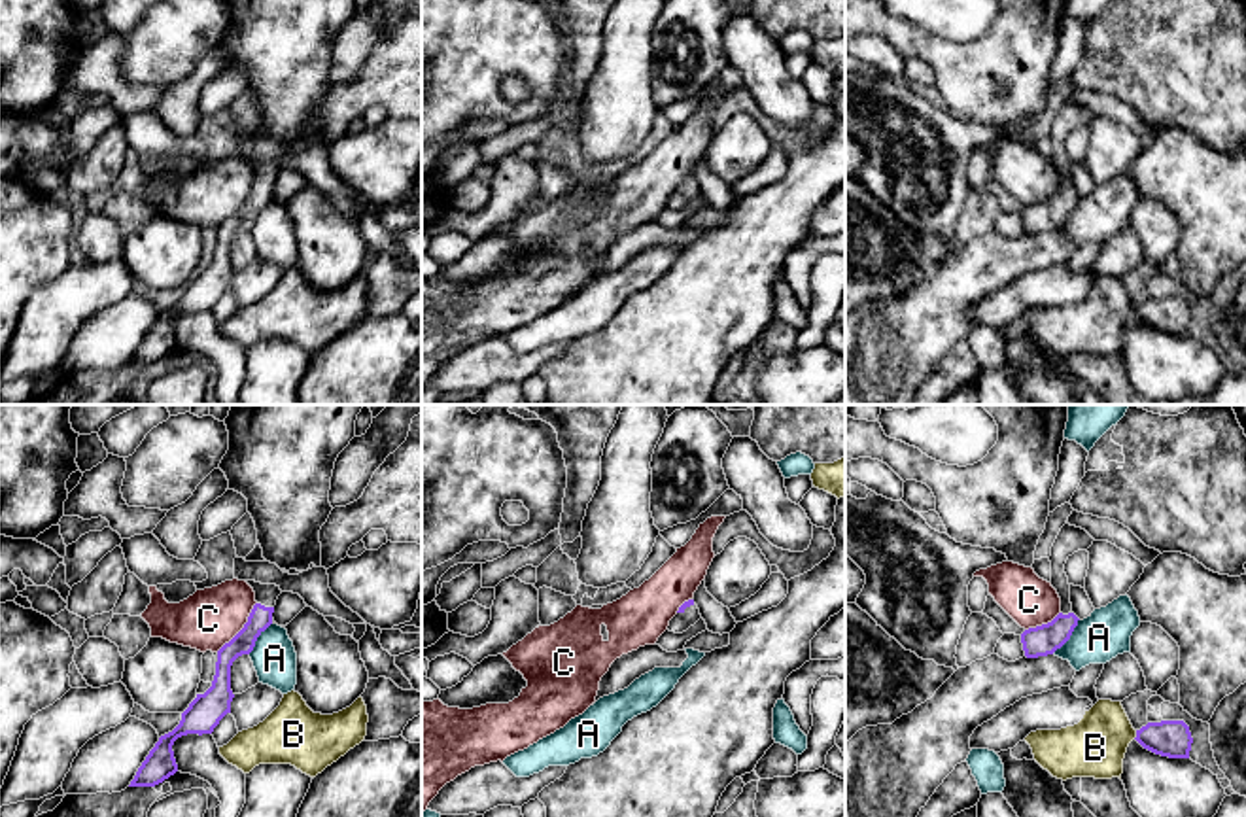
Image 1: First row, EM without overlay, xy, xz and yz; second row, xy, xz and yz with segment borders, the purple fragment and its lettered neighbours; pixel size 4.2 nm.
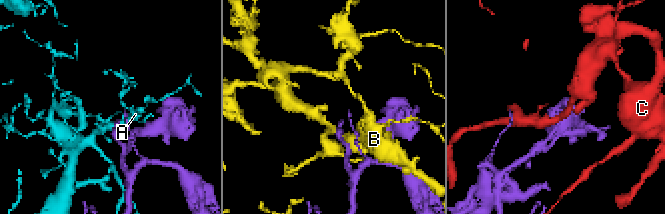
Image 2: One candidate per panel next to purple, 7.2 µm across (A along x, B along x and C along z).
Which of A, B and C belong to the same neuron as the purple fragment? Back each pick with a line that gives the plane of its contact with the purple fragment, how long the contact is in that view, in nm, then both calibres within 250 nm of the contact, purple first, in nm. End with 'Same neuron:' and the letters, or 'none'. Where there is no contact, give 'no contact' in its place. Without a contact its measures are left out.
Same neuron: none

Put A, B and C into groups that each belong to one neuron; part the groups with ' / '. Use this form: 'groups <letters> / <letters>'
groups A / B / C

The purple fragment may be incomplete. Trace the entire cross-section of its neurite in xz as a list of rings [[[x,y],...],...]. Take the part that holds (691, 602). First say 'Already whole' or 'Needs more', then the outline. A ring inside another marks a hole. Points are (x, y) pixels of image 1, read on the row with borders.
Needs more. [[[694,600],[684,601],[677,615],[669,620],[667,630],[675,634],[686,632],[690,626],[694,626],[701,618],[698,605]]]

